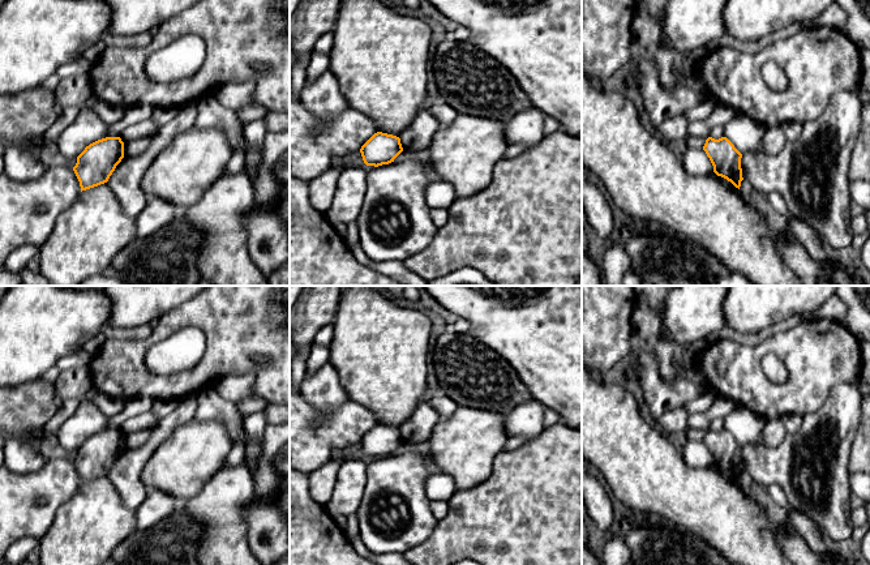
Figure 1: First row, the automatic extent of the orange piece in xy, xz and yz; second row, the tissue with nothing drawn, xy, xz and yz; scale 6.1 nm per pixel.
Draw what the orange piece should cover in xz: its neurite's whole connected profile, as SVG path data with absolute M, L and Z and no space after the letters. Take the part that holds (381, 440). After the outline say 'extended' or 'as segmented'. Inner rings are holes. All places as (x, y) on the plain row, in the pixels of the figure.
M377 424L360 441L367 458L382 458L394 454L403 444L400 431L393 427Z | as segmented

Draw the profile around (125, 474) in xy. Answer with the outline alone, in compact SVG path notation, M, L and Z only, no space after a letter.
M196 398L179 402L177 407L166 418L159 419L149 440L140 448L125 449L116 458L107 476L116 488L124 506L137 512L147 495L142 481L142 471L154 451L183 424L196 416L198 403Z

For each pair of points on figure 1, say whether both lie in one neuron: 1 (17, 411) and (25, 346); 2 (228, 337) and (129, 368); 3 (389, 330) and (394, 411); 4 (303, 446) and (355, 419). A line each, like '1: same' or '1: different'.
1: different
2: same
3: same
4: same

